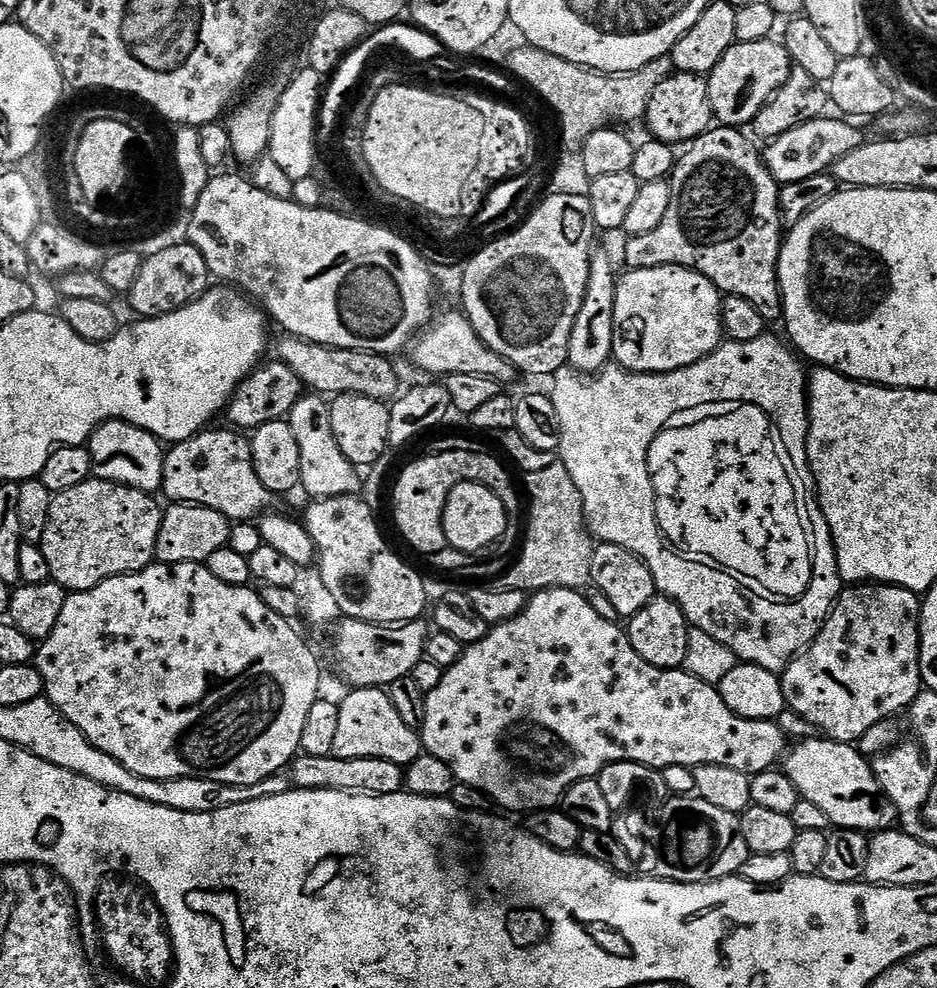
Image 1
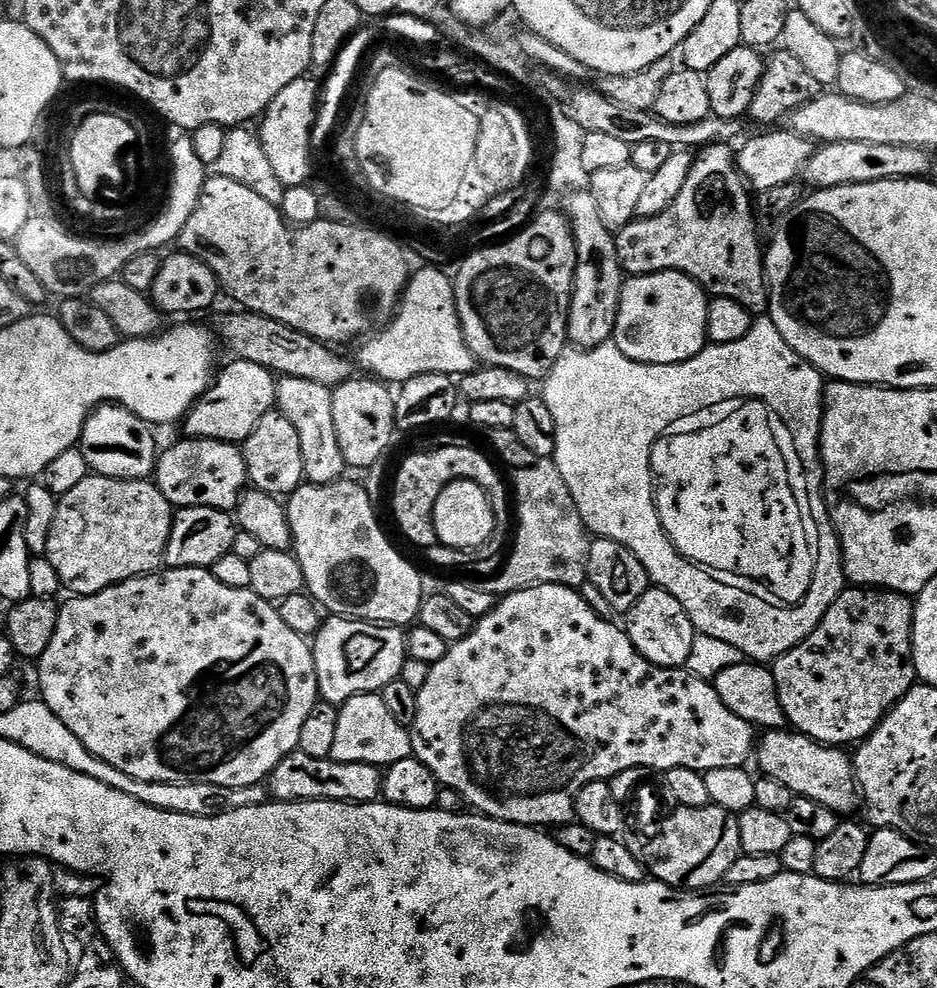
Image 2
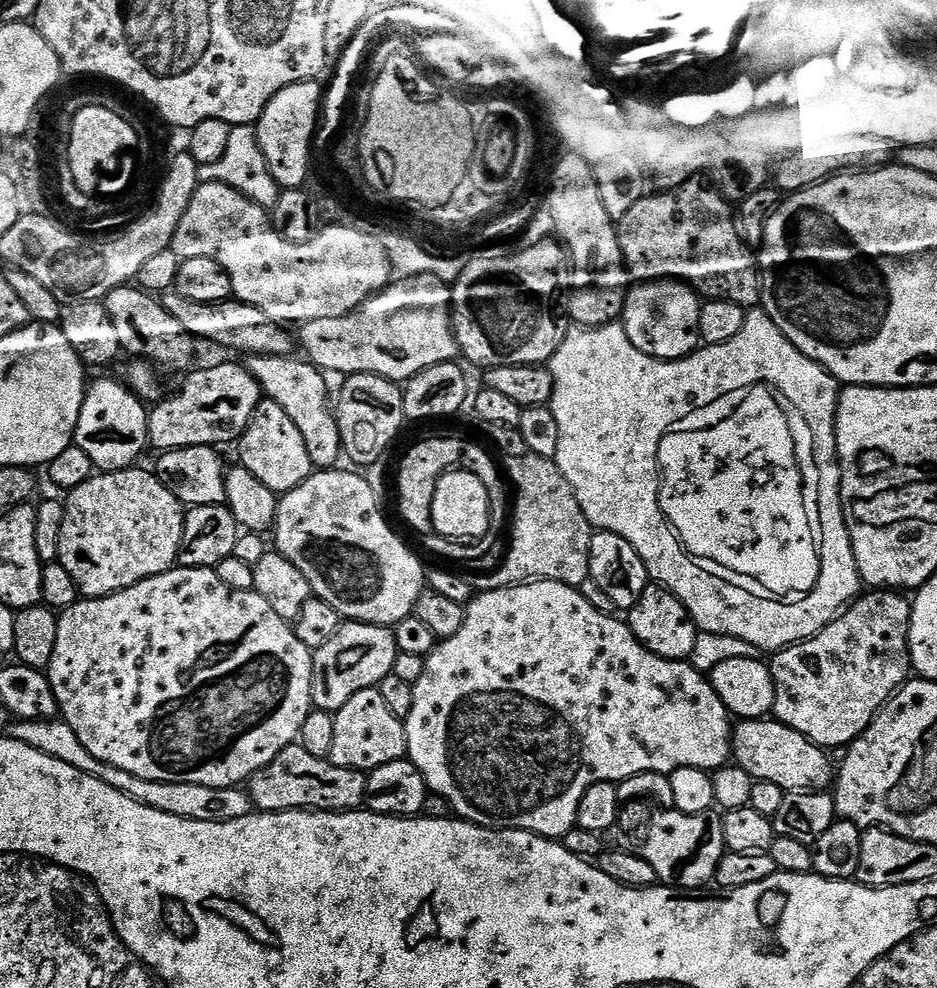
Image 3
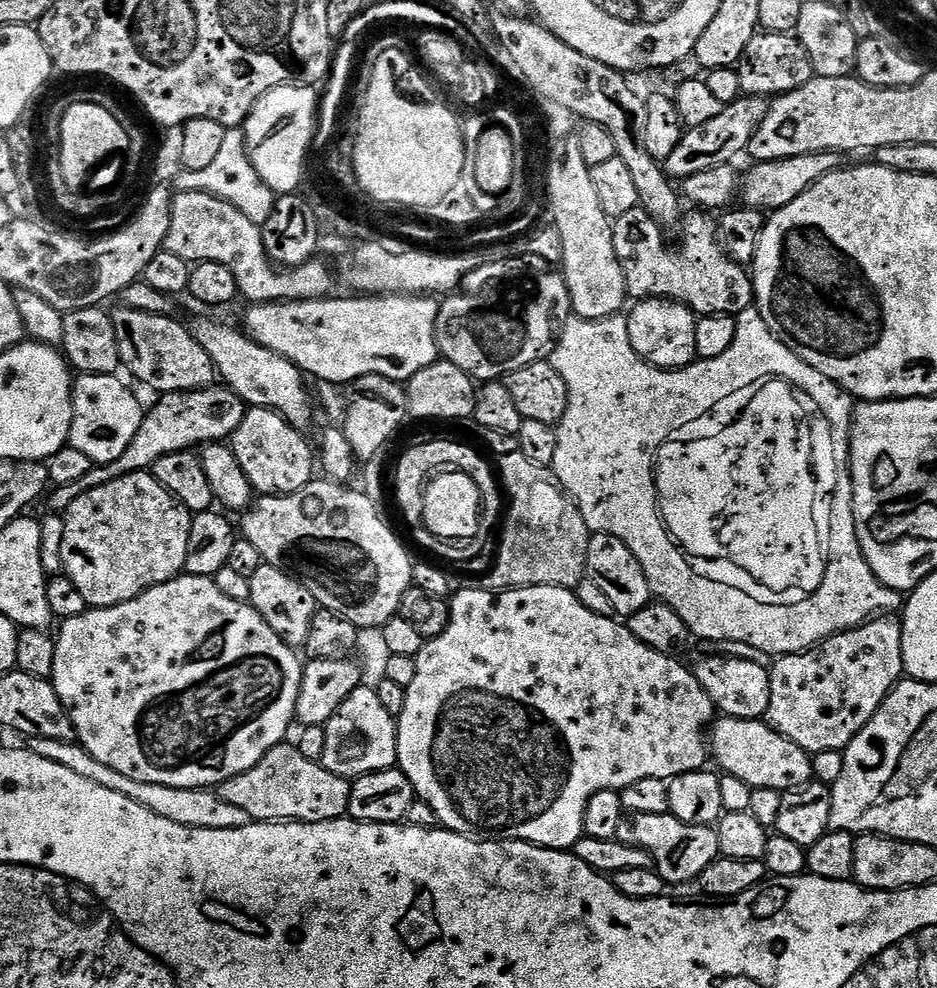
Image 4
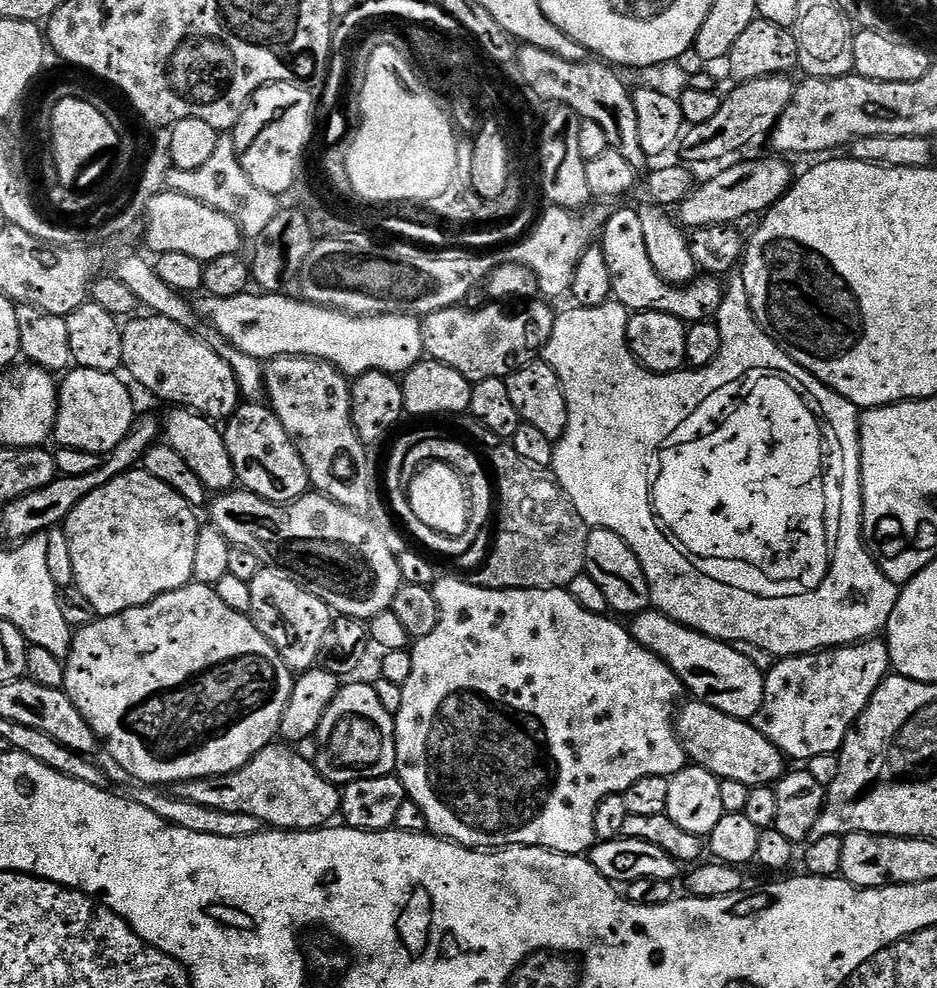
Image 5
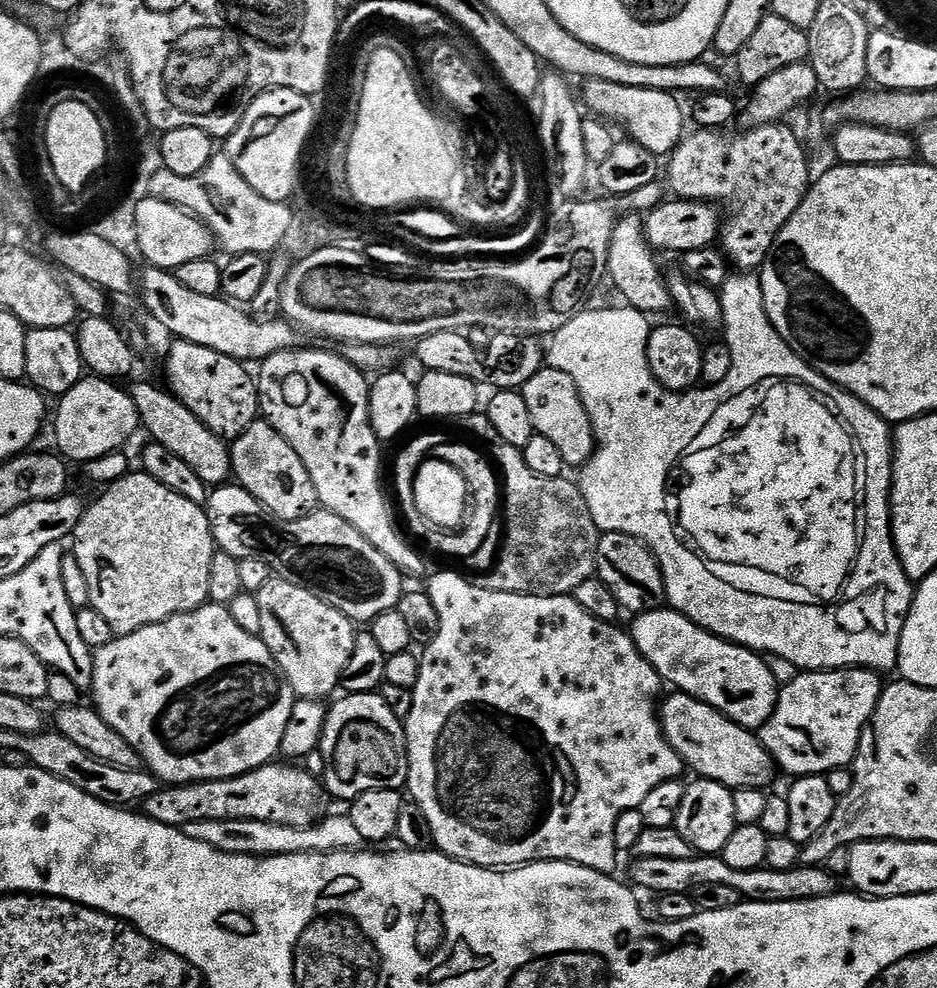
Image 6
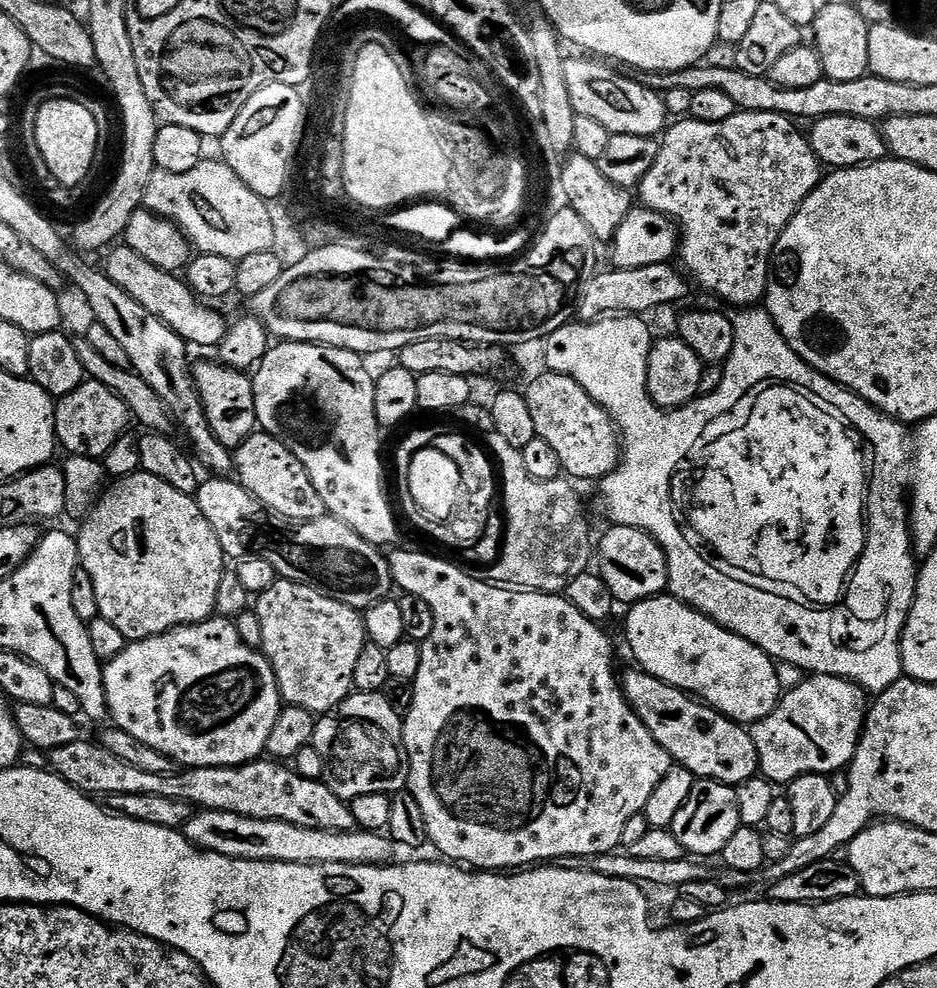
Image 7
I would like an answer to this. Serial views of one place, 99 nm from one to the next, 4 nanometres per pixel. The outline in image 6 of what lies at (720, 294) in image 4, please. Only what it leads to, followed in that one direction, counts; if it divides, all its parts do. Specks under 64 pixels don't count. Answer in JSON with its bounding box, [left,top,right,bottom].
[608,214,673,314]

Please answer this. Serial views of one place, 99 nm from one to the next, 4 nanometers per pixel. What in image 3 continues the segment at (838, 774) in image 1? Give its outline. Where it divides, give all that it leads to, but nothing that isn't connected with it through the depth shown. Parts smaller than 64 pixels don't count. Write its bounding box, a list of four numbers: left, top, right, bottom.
[732,718,834,794]

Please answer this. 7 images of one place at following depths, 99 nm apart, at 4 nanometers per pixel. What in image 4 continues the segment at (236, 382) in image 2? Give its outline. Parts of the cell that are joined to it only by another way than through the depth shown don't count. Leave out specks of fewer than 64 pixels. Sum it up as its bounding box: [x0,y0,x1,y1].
[47,386,246,513]

